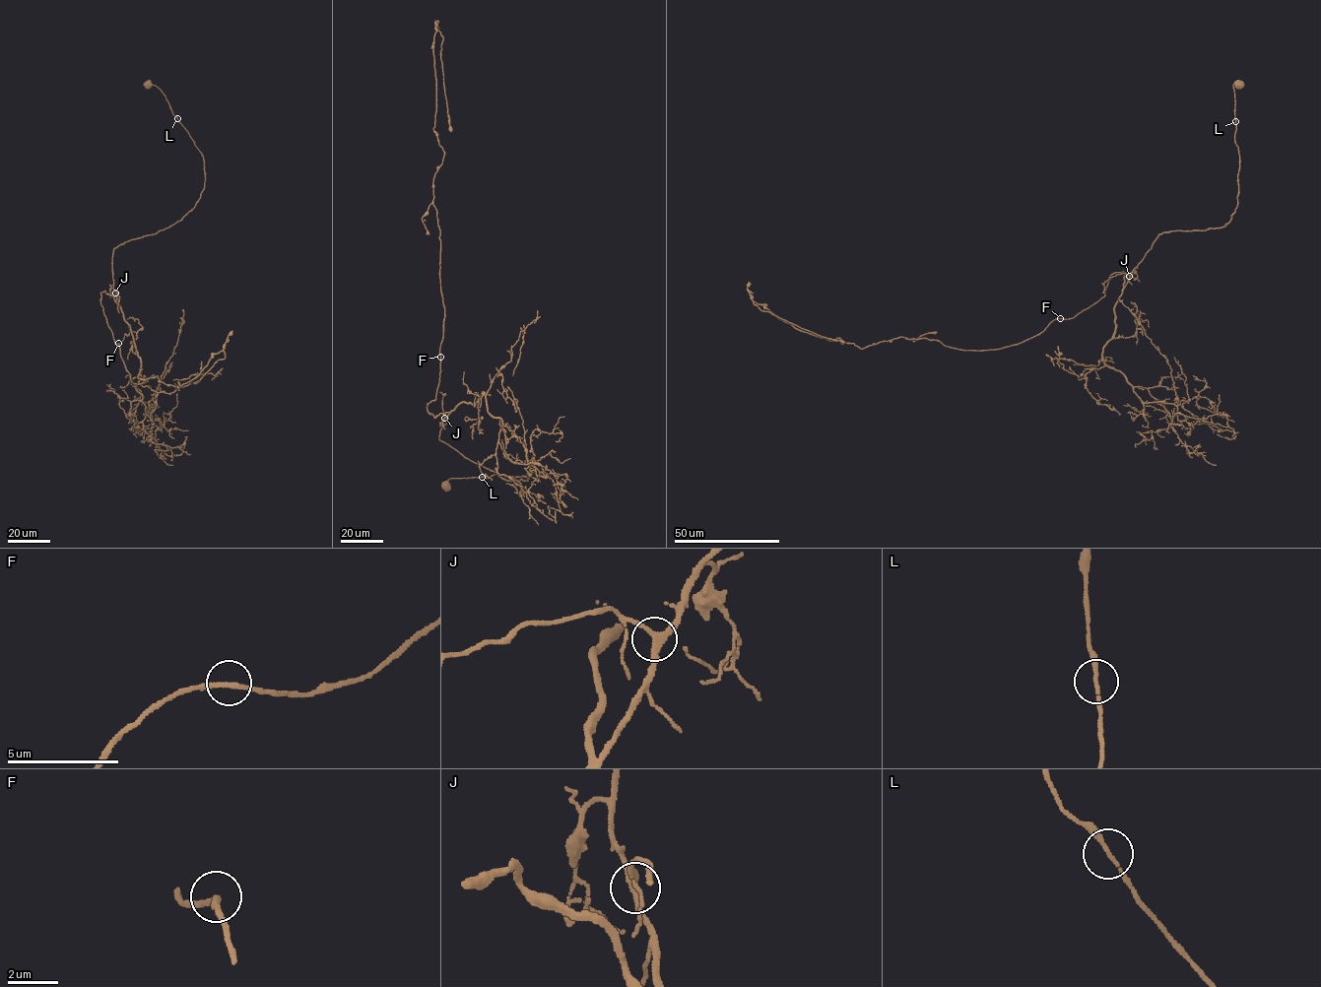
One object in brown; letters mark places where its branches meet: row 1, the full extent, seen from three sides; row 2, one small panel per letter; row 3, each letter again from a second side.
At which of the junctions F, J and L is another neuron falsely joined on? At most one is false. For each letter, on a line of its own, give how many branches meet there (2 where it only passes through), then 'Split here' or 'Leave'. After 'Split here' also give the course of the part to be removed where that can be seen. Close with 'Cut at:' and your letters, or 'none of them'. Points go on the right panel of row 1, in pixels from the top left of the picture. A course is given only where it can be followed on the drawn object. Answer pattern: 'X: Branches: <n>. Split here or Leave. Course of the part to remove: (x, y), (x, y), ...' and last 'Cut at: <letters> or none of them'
F: Branches: 2. Leave
J: Branches: 3. Leave
L: Branches: 2. Leave
Cut at: none of them

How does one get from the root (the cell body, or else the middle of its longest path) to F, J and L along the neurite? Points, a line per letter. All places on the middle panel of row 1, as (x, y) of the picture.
F: (446, 487), (452, 478), (529, 479), (501, 478), (439, 439), (449, 413), (434, 417), (427, 404), (440, 356)
J: (446, 487), (452, 478), (495, 474), (529, 479), (515, 482), (501, 478), (441, 441), (444, 418)
L: (446, 487), (450, 479), (482, 477)

